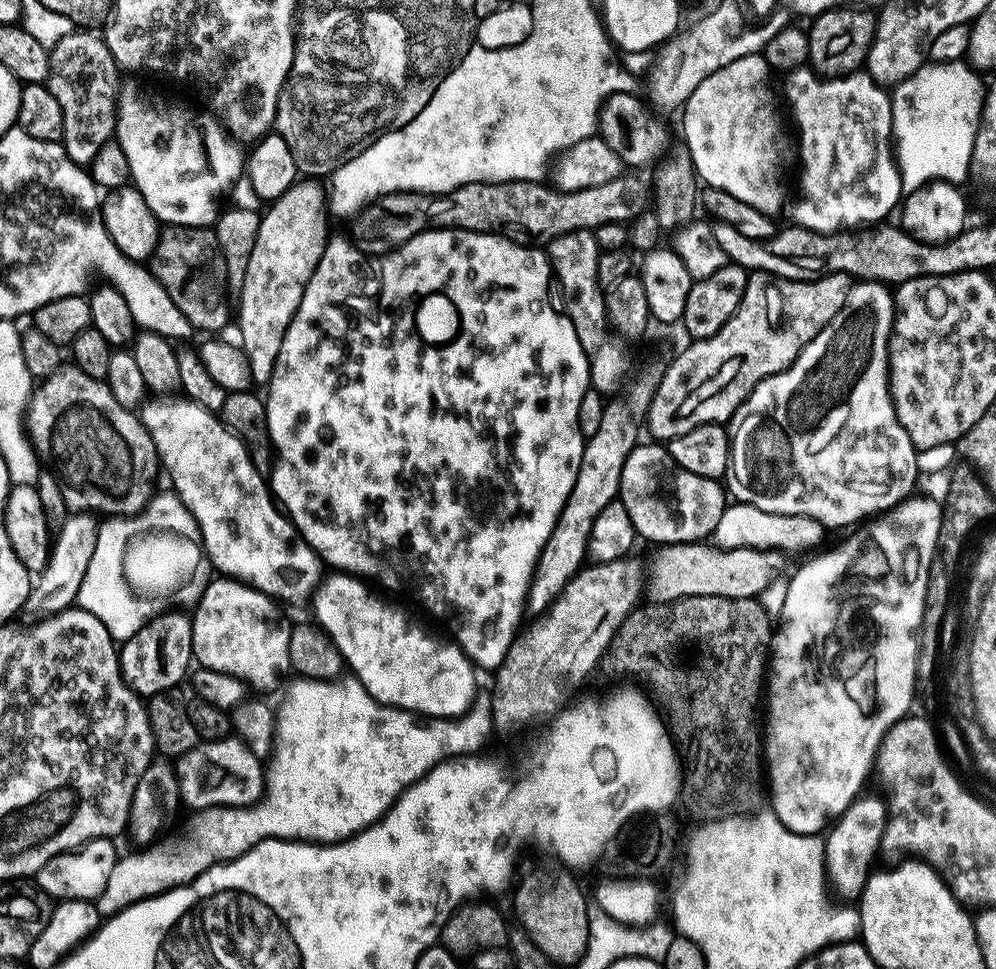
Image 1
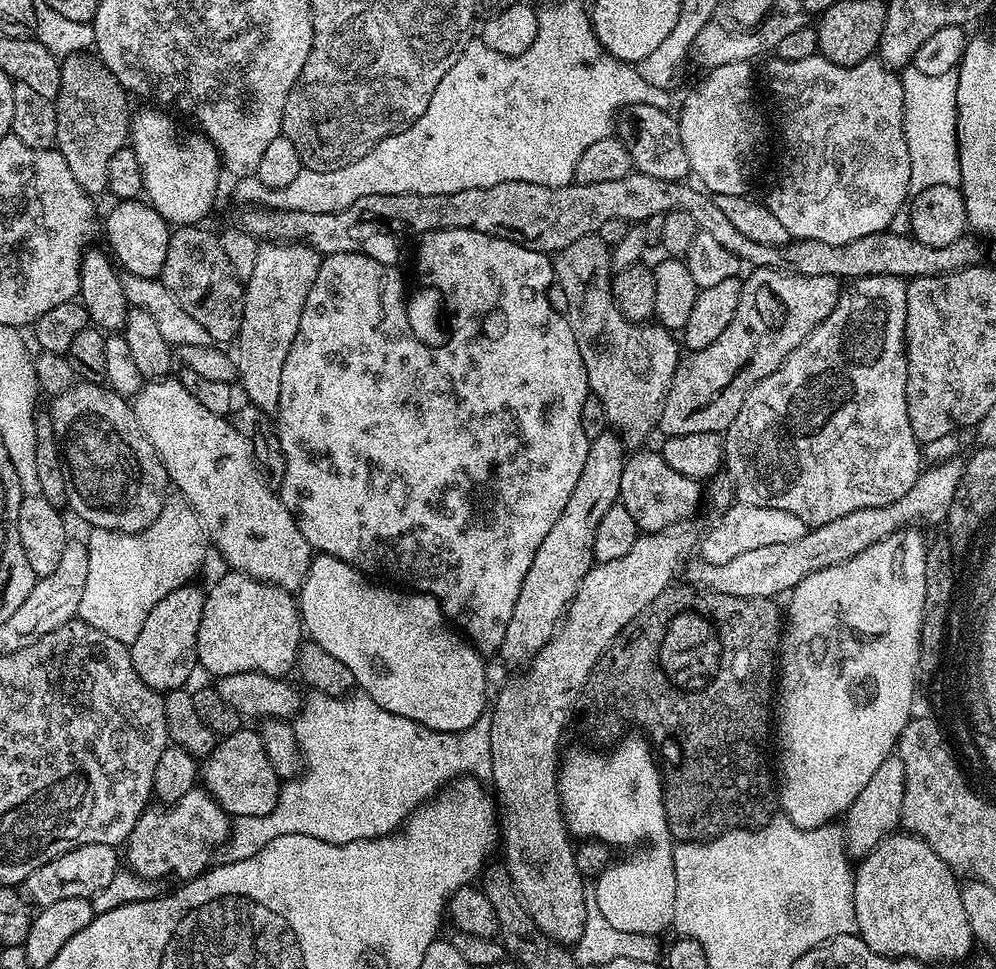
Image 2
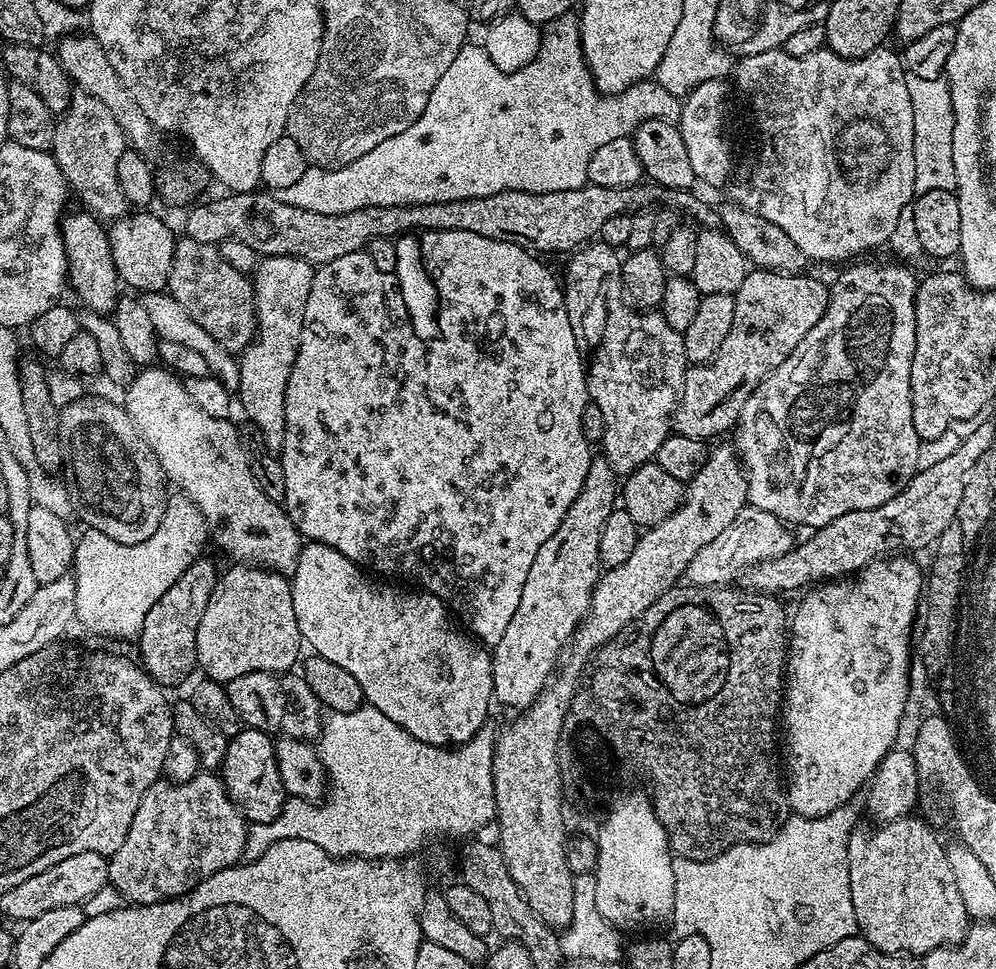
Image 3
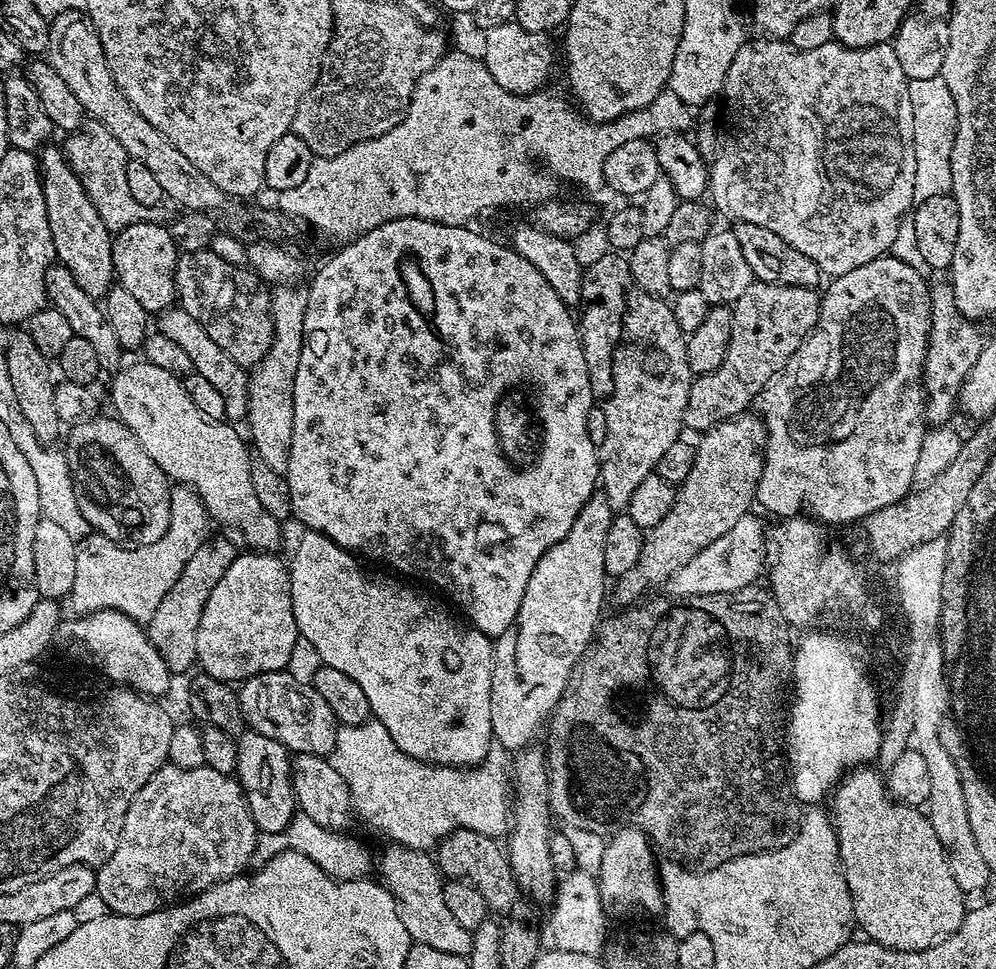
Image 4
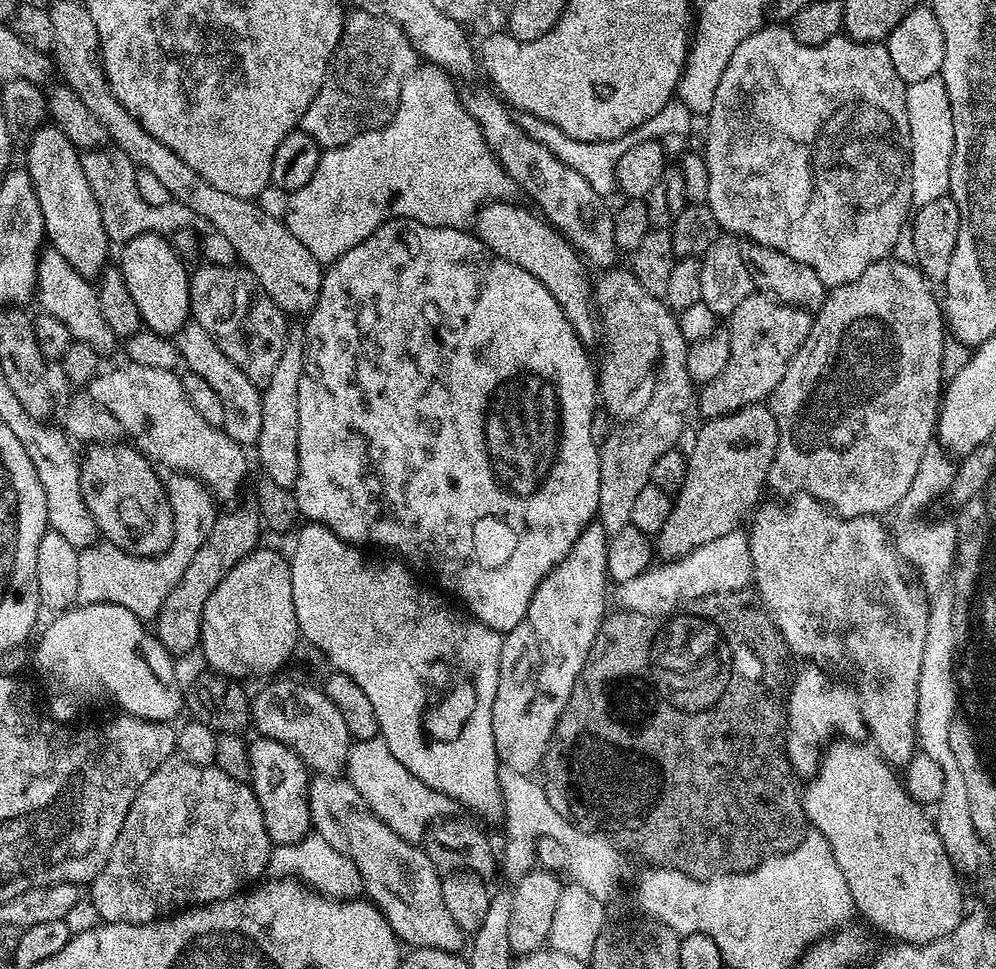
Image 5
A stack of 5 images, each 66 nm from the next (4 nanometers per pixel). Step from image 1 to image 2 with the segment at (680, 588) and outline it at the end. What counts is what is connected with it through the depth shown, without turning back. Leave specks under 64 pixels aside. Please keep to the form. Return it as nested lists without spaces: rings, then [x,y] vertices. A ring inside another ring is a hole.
[[[960,458],[942,460],[935,466],[925,467],[914,482],[914,486],[910,486],[910,490],[906,490],[902,498],[886,506],[874,506],[842,514],[842,518],[834,518],[834,522],[815,525],[806,535],[798,538],[798,542],[748,550],[746,554],[738,554],[738,558],[730,558],[730,562],[689,563],[686,576],[688,572],[689,578],[693,580],[689,581],[693,585],[718,594],[730,594],[738,598],[776,598],[780,592],[796,588],[798,582],[802,582],[802,578],[818,570],[838,566],[898,531],[913,526],[924,526],[920,524],[943,525],[947,521],[955,492],[963,478],[965,465],[965,461],[960,461]]]

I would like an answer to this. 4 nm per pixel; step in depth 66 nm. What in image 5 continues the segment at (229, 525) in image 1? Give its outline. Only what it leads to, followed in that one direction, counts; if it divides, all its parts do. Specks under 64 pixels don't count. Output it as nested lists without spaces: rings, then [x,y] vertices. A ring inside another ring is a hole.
[[[131,362],[125,368],[112,368],[101,371],[86,386],[89,400],[102,405],[114,418],[118,418],[121,429],[127,439],[139,448],[149,460],[157,465],[165,464],[173,473],[193,476],[207,486],[217,501],[232,500],[240,492],[244,484],[244,475],[248,472],[248,460],[244,457],[245,449],[234,438],[224,433],[223,428],[210,426],[206,418],[198,415],[198,410],[190,406],[190,398],[186,398],[186,390],[182,390],[180,376],[170,370],[154,370],[154,366],[138,366]]]

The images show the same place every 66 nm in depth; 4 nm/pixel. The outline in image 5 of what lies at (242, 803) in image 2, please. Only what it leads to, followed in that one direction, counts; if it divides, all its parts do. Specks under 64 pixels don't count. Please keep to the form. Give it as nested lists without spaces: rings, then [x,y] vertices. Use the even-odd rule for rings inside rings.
[[[253,739],[248,745],[250,754],[250,787],[262,806],[262,818],[273,845],[297,844],[303,836],[313,831],[310,818],[310,802],[308,801],[308,781],[310,769],[308,765],[290,750],[290,746],[282,746],[282,742]]]

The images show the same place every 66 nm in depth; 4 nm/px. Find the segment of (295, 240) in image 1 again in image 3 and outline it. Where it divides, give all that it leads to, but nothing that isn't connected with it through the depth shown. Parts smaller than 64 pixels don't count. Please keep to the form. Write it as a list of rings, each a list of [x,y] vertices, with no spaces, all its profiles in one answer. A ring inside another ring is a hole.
[[[266,256],[254,273],[256,334],[239,353],[240,387],[238,404],[244,407],[247,423],[262,434],[269,453],[279,453],[286,434],[286,382],[294,370],[300,349],[306,298],[310,298],[313,265],[297,256]]]

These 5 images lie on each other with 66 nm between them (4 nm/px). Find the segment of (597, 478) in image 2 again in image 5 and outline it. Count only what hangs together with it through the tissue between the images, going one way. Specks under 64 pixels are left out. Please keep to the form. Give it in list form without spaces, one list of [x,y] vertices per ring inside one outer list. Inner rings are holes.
[[[599,522],[584,527],[570,554],[566,554],[566,558],[562,558],[558,566],[551,568],[546,578],[542,578],[538,590],[530,598],[524,620],[518,622],[518,626],[514,626],[514,630],[504,636],[498,670],[498,694],[494,694],[492,725],[496,758],[505,768],[532,774],[535,768],[537,771],[543,765],[556,723],[560,721],[560,716],[570,702],[574,682],[584,668],[584,663],[588,661],[588,655],[606,615],[604,603],[610,600],[610,581],[606,566],[609,539],[610,533]]]

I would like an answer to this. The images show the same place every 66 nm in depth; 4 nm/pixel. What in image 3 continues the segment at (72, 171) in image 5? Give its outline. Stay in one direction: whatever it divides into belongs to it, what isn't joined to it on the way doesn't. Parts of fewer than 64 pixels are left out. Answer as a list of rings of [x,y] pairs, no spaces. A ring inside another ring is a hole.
[[[87,210],[69,211],[60,222],[68,263],[67,287],[84,303],[83,307],[99,316],[107,316],[116,308],[122,295],[122,281],[110,254],[110,242],[105,225]]]

